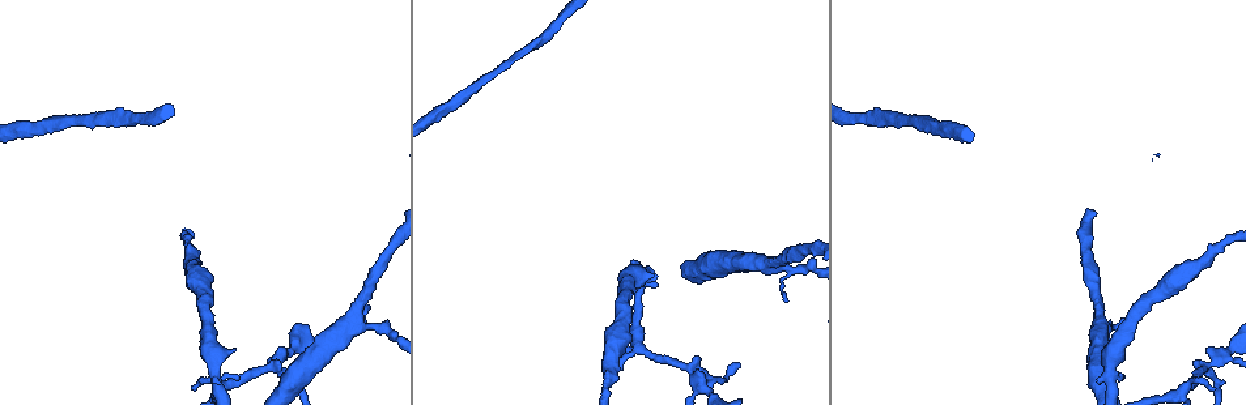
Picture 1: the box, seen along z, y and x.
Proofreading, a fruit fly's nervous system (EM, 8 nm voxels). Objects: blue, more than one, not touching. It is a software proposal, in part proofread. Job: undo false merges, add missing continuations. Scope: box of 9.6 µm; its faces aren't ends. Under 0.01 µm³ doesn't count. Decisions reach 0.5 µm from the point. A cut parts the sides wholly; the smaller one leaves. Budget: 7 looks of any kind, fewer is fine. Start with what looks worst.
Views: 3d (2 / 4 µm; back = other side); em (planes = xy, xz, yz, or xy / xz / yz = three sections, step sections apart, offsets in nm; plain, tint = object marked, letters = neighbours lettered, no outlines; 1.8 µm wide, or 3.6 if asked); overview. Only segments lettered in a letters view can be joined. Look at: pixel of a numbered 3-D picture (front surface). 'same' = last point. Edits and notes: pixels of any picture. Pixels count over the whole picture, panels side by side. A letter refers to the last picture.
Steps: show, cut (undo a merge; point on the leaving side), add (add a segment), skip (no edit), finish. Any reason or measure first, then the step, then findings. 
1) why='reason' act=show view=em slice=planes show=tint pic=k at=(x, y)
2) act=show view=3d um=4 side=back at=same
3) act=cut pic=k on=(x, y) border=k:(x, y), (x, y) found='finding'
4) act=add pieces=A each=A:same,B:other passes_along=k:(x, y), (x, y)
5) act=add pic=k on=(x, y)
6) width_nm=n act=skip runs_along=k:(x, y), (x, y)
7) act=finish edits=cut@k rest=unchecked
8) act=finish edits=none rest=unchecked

why='two arms in line, one across' act=show view=em slice=planes show=letters pic=1 at=(769, 262)

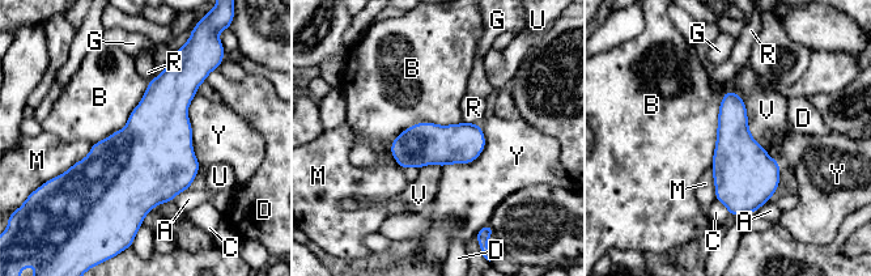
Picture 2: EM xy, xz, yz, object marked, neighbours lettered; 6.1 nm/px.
width_nm=260 act=skip each=A:other,B:other,C:other,D:other,G:other,M:other,R:other,U:other,V:other,Y:other border=2:(462, 122), (417, 122), (389, 151) found='all the same neuron'

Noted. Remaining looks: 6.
why='free end' act=show view=em slice=planes show=letters pic=1 at=(653, 277)

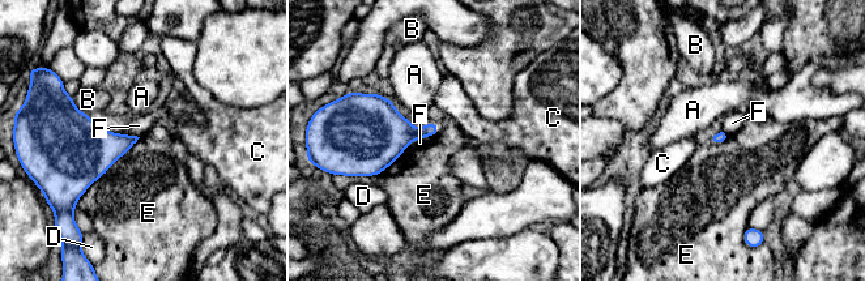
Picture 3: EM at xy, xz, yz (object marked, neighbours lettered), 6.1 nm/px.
act=skip each=A:other,B:other,C:other,D:other,E:other,F:other border=3:(140, 137), (77, 200) found='no lettered segment goes on from it'

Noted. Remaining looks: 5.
why='a fork' act=show view=3d um=2 pic=1 at=(1205, 371)

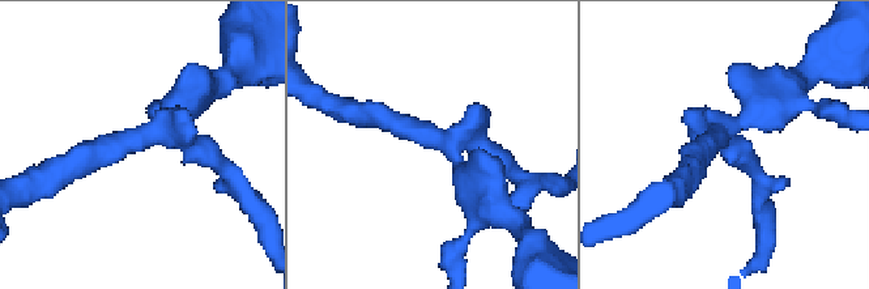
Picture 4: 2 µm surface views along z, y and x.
why='shape alone is not enough' act=show view=em slice=xz step=4 show=tint pic=4 at=(452, 137)

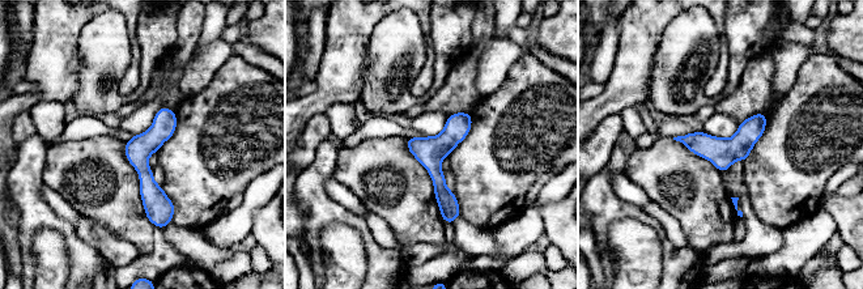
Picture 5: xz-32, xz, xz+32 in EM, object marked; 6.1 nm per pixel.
why='cut it another way' act=show view=em slice=planes show=letters at=same

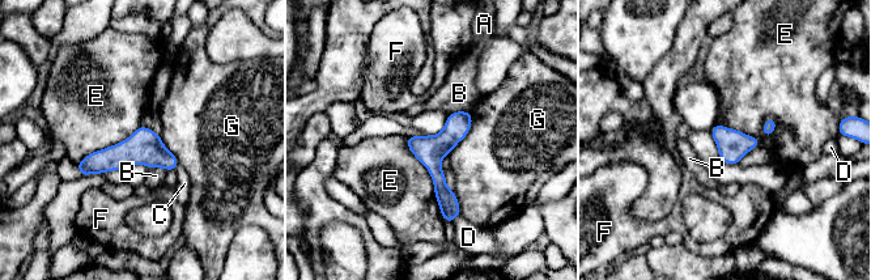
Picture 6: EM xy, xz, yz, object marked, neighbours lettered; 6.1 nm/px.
arms=3 act=skip each=A:other,B:other,C:other,D:other,E:other,F:other,G:other border=6:(404, 136), (430, 175), (444, 221) found='one neuron here'

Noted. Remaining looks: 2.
act=finish edits=none rest=unchecked

